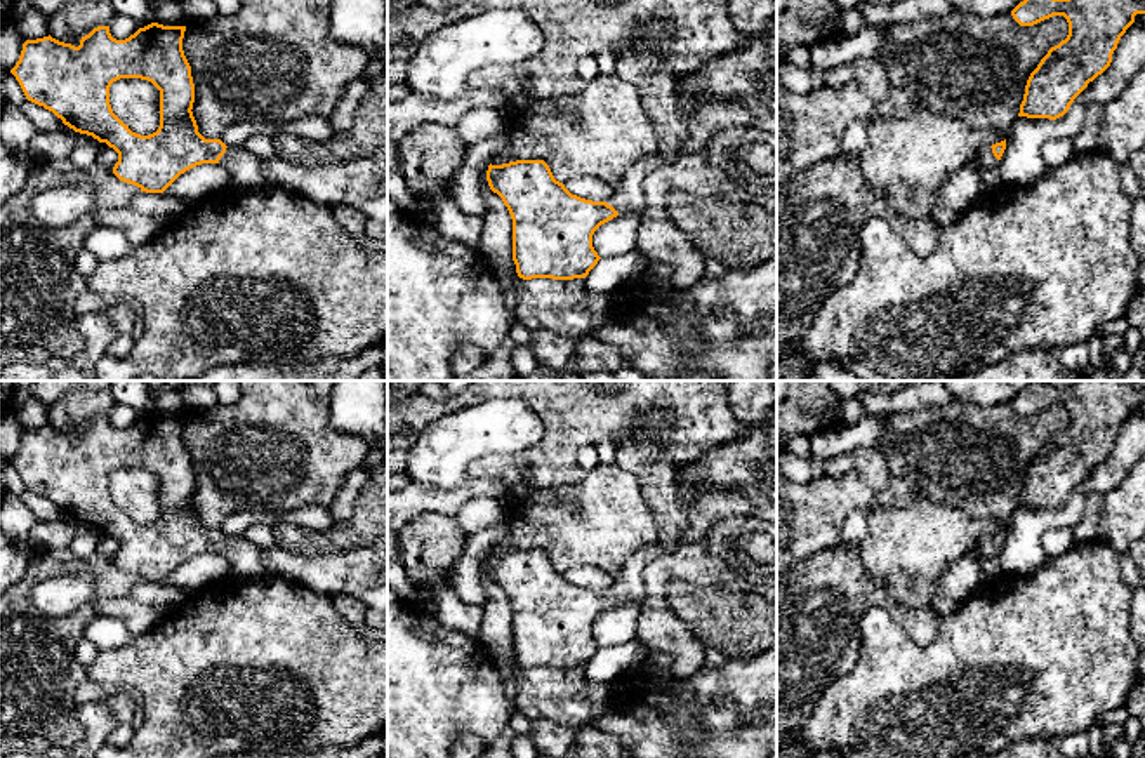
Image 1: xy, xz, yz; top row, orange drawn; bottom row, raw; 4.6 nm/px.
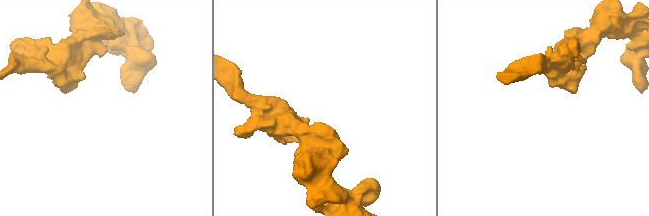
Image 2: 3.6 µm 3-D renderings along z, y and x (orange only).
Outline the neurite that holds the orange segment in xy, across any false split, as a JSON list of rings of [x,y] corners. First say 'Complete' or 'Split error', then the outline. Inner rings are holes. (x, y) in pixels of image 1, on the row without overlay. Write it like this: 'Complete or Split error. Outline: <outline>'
Split error. Outline: [[[151,412],[125,429],[116,429],[109,416],[97,416],[82,426],[80,435],[43,426],[26,429],[10,462],[28,490],[52,501],[75,522],[92,525],[118,542],[113,563],[146,582],[163,582],[181,563],[202,555],[221,553],[240,579],[264,577],[261,549],[243,537],[226,535],[221,529],[205,529],[193,506],[195,473],[182,440],[186,416]],[[120,468],[141,468],[160,480],[160,516],[149,525],[136,523],[111,499],[109,476]]]

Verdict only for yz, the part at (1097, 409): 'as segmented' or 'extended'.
as segmented

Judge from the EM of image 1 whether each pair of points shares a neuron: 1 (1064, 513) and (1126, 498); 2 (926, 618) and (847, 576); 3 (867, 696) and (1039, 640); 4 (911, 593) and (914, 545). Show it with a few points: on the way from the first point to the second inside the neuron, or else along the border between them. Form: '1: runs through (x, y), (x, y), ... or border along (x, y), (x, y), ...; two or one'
1: border along (1126, 475), (1104, 494); two
2: runs through (907, 618), (878, 597), (866, 595); one
3: runs through (911, 687), (942, 677), (965, 659), (996, 659); one
4: runs through (911, 581), (911, 557); one

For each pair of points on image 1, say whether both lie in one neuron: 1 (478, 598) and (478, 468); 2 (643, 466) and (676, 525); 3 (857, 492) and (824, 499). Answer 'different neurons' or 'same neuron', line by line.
1: different neurons
2: same neuron
3: same neuron

